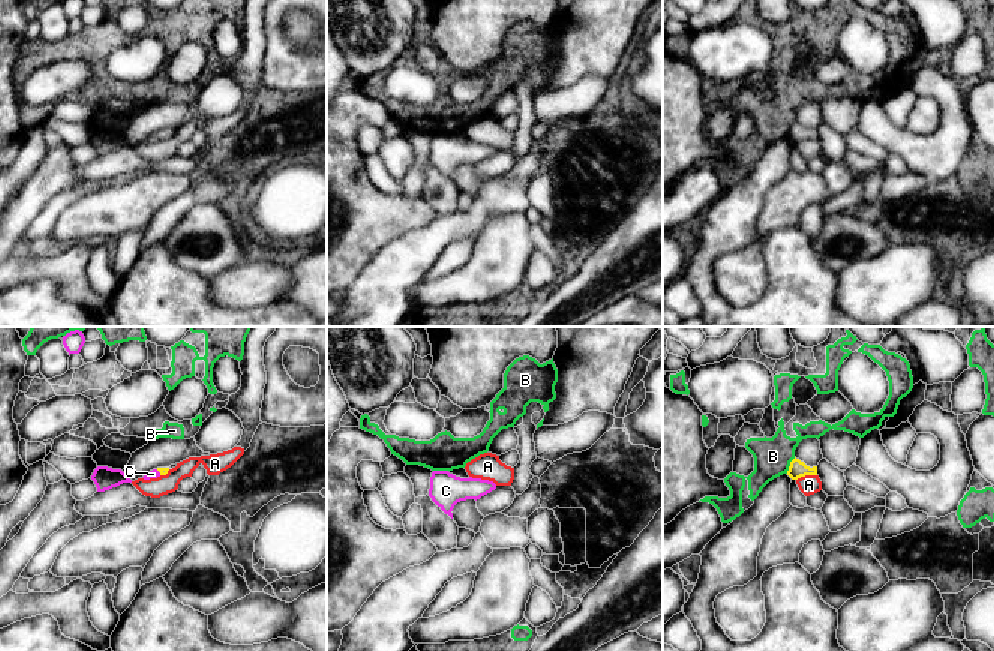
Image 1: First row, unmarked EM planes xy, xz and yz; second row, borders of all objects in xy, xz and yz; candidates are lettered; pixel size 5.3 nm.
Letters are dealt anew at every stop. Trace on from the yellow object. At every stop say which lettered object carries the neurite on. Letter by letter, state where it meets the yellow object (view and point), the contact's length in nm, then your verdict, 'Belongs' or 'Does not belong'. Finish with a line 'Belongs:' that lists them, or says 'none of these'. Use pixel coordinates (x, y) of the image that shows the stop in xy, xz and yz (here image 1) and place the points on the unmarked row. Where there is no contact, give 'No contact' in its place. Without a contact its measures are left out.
A: Touches yellow at yz (805, 138). Shared border 120 nm. Does not belong
B: Touches yellow at yz (790, 129). Shared border 100 nm. Does not belong
C: Touches yellow at xy (159, 135). Shared border 40 nm. Belongs
Belongs: C

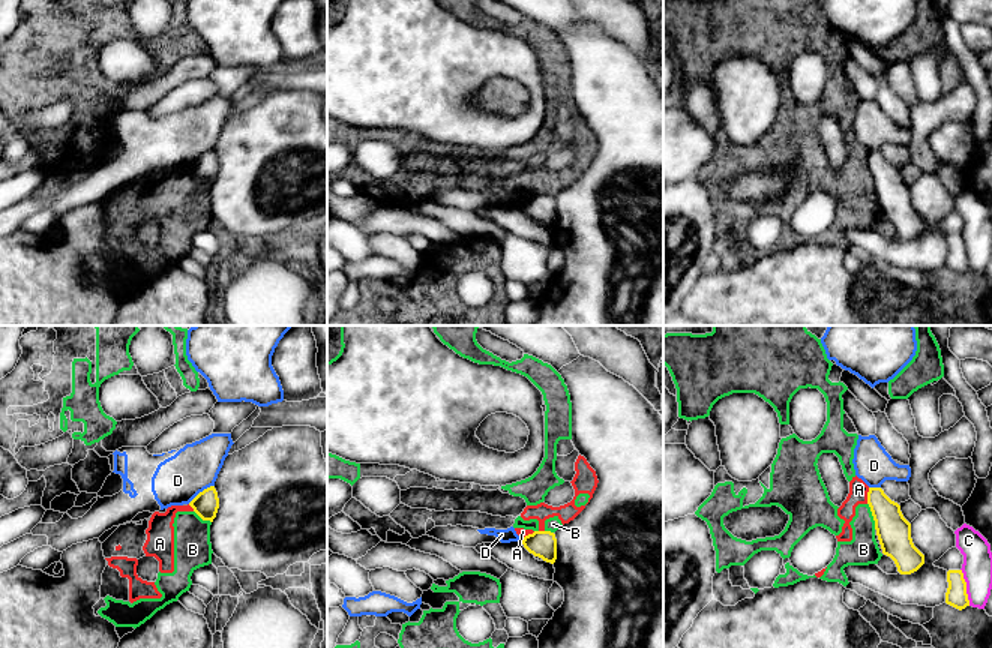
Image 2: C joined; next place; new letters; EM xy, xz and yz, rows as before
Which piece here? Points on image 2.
A: Touches yellow at yz (868, 159). Shared border 90 nm. Does not belong
B: Touches yellow at yz (872, 179). Shared border 150 nm. Does not belong
C: Touches yellow at yz (965, 251). Shared border 200 nm. Does not belong
D: Touches yellow at xy (200, 156). Shared border 170 nm. Does not belong
Belongs: none of these

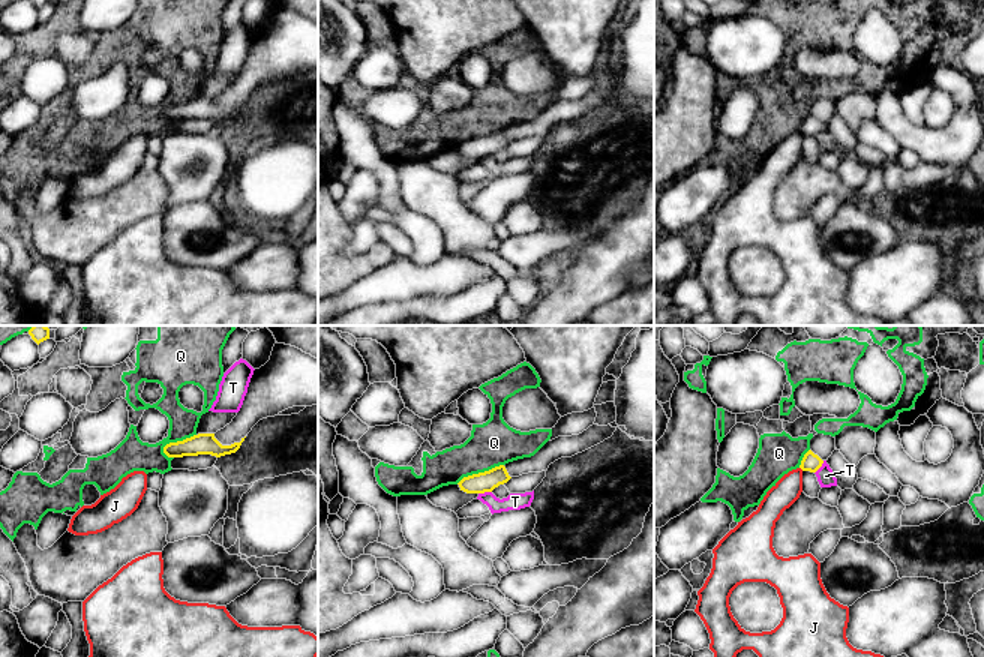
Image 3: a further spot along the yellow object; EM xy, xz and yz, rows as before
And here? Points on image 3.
J: Touches yellow at yz (801, 132). Shared border 30 nm. Does not belong
Q: Touches yellow at xy (177, 105). Shared border 200 nm. Does not belong
T: Touches yellow at xz (485, 155). Shared border 70 nm. Does not belong
Belongs: none of these

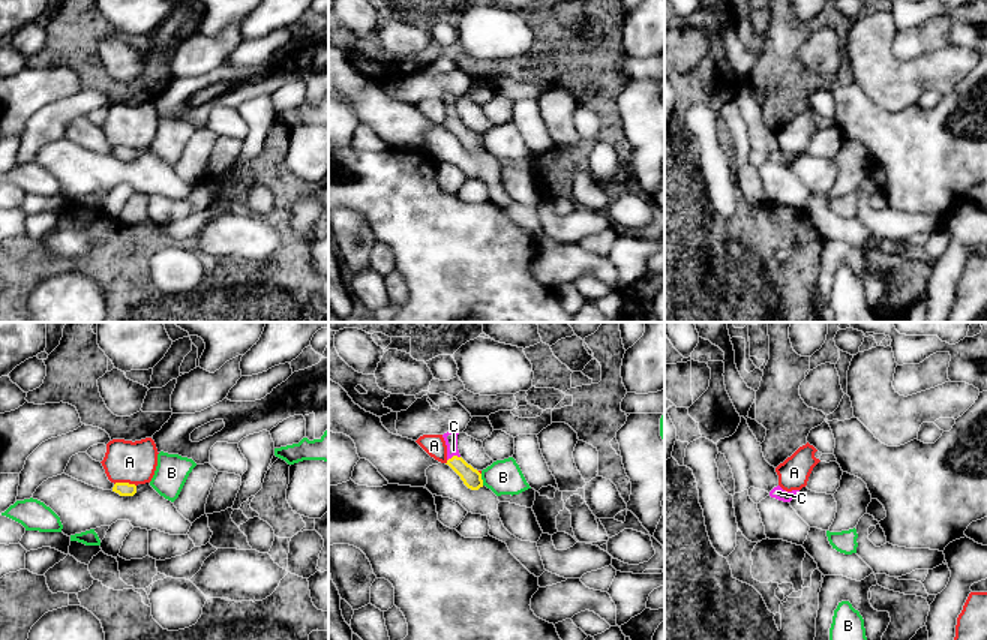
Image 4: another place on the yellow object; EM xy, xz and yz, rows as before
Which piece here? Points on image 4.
A: Touches yellow at xy (125, 147). Shared border 120 nm. Does not belong
B: Touches yellow at xz (482, 144). Shared border 70 nm. Does not belong
C: Touches yellow at xz (453, 120). Shared border 80 nm. Belongs
Belongs: C

